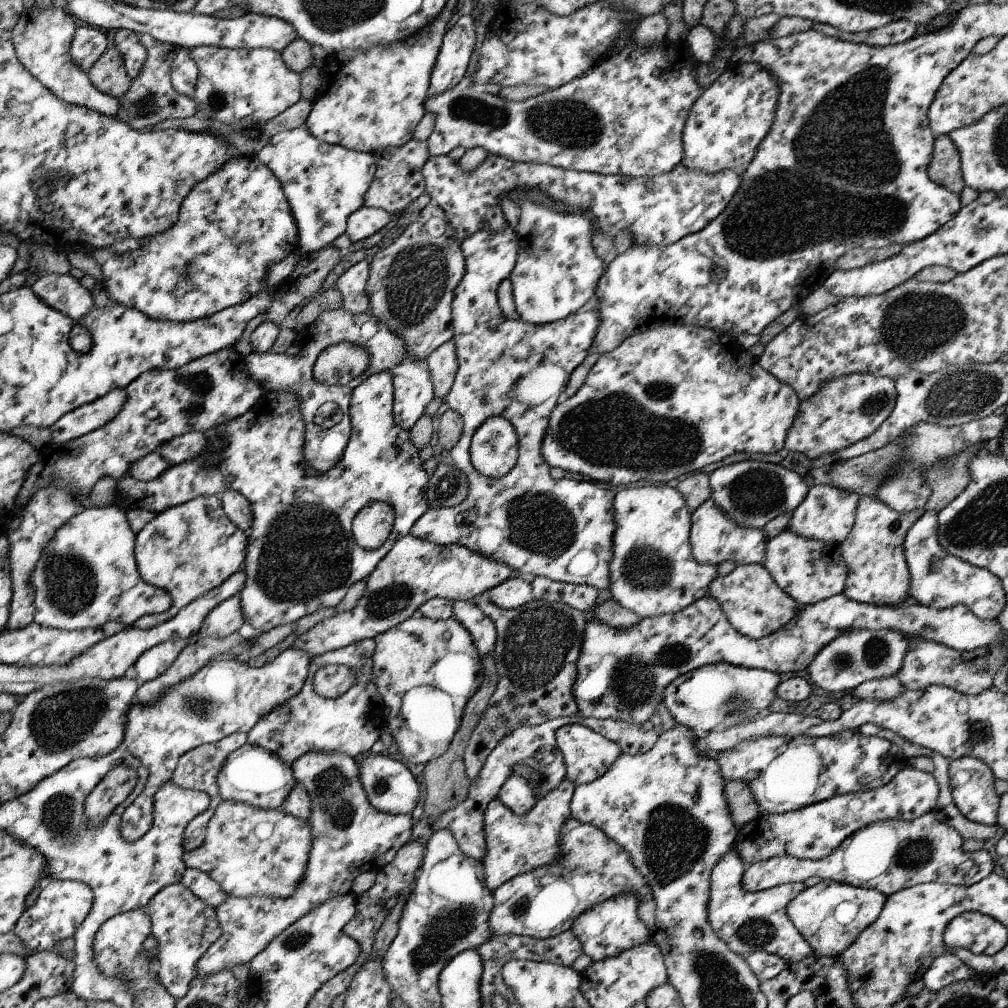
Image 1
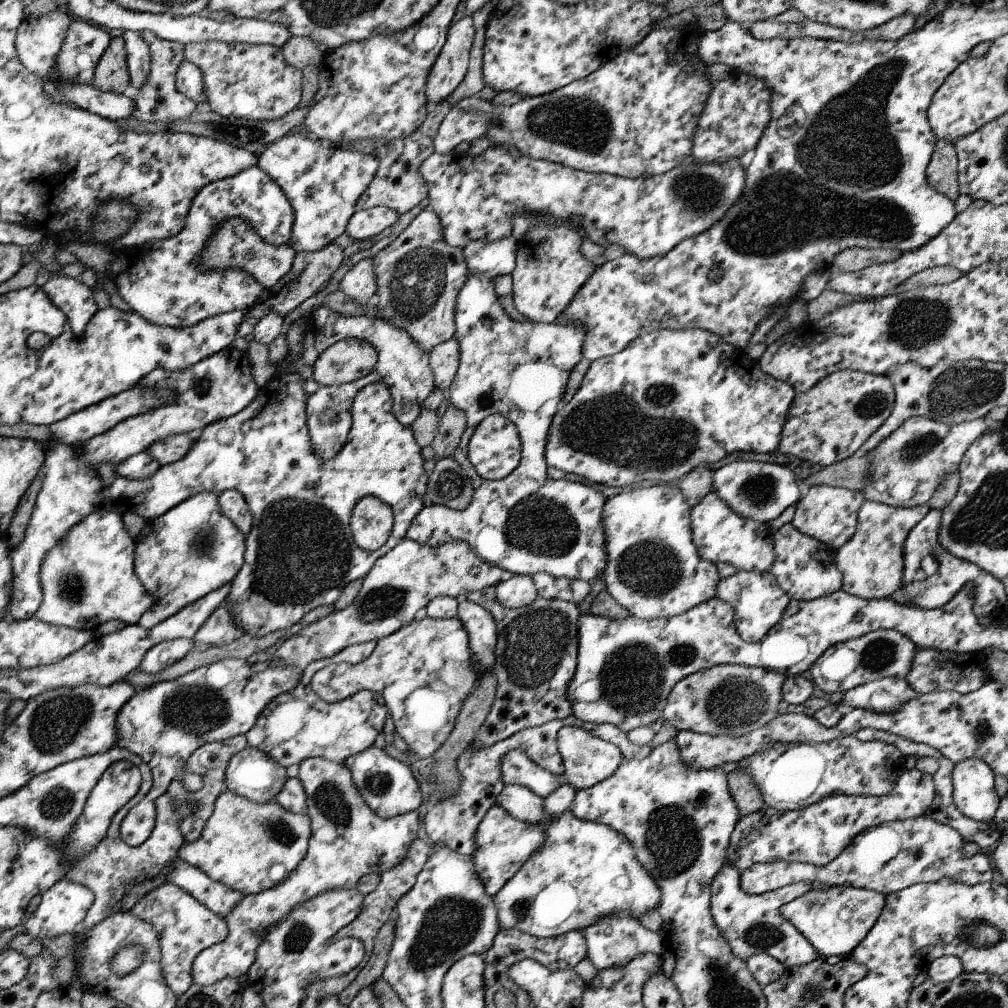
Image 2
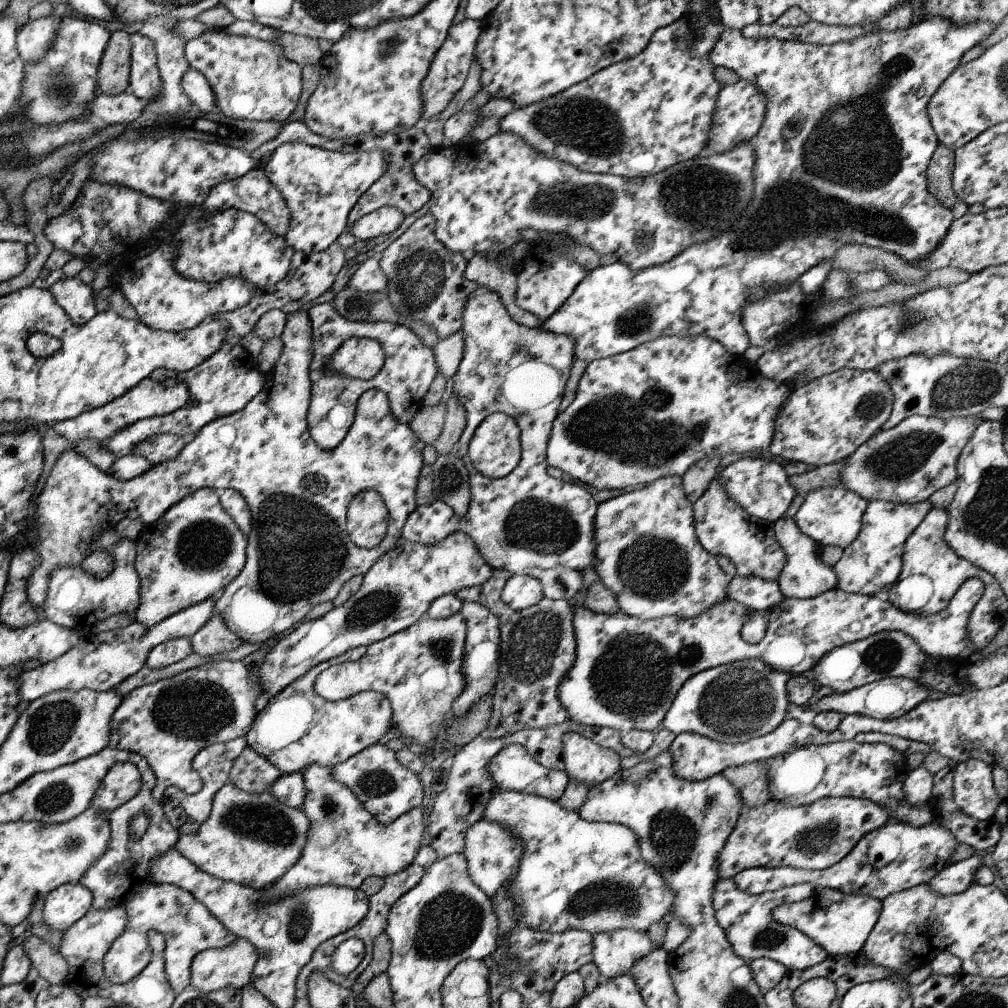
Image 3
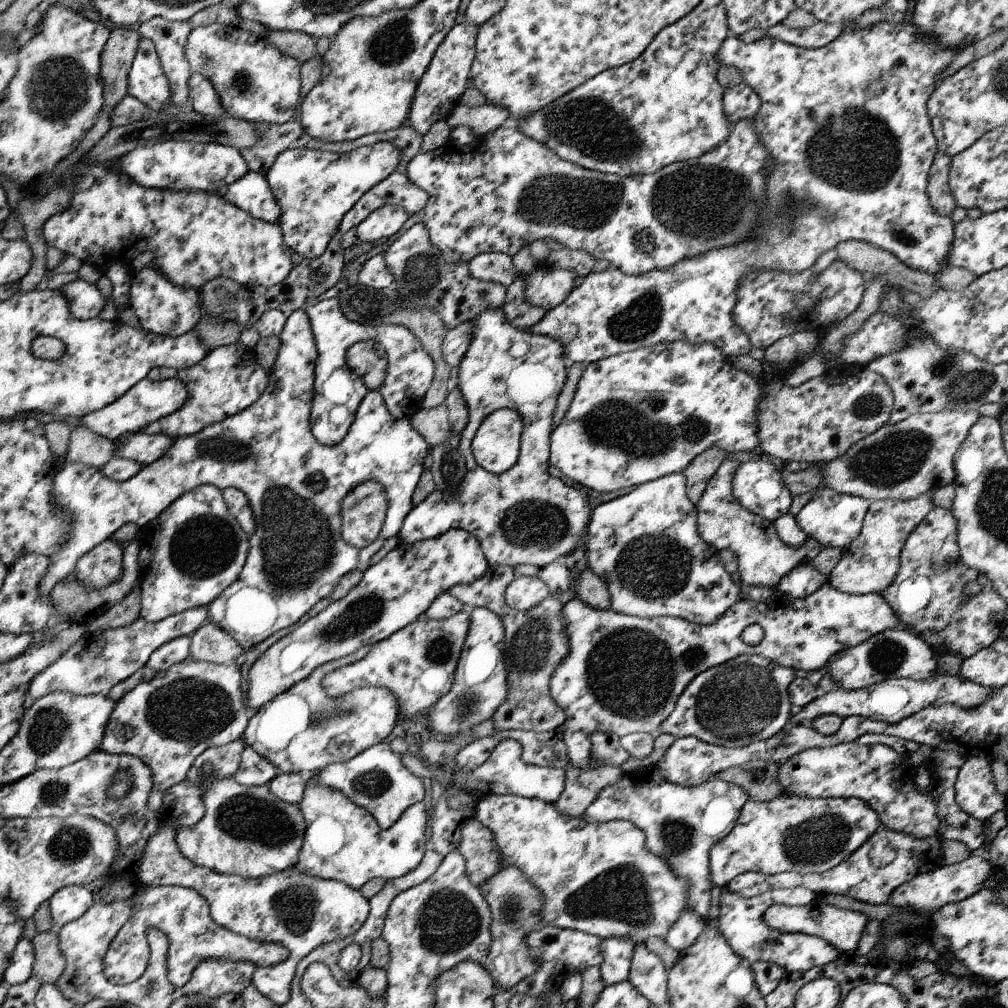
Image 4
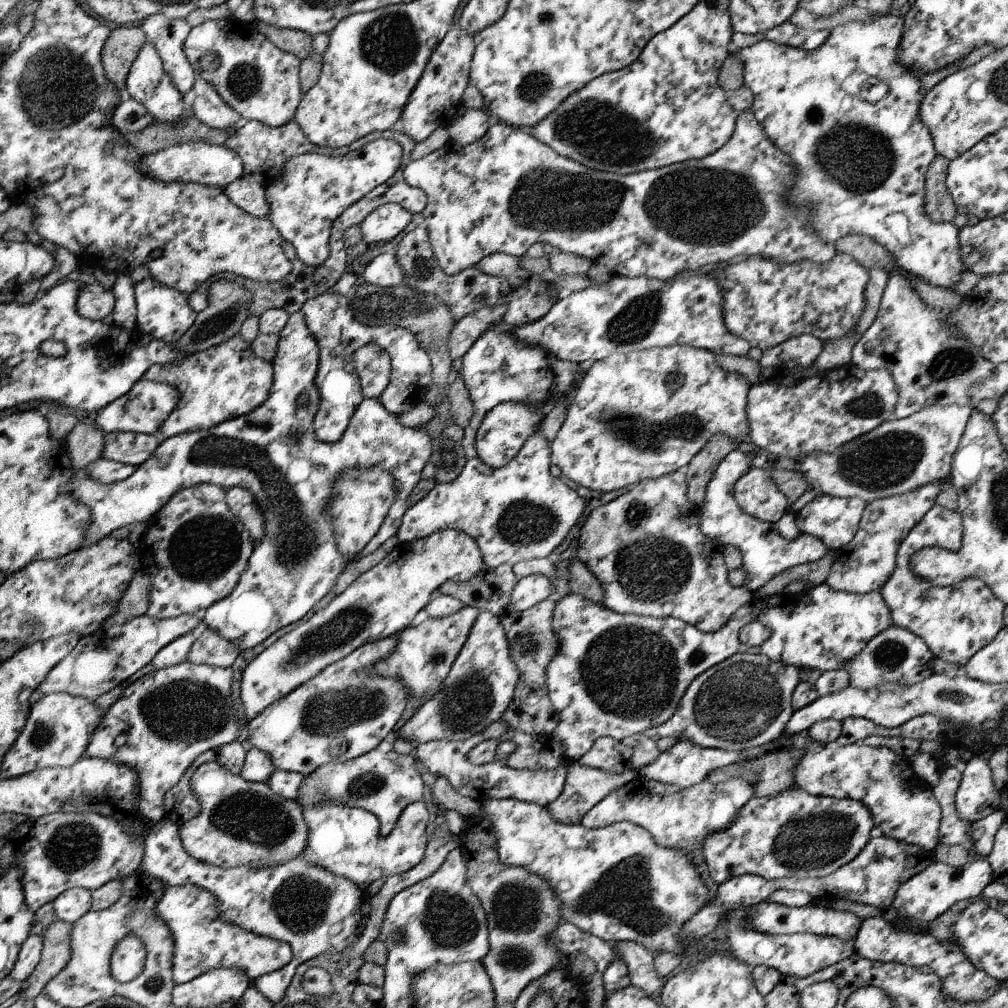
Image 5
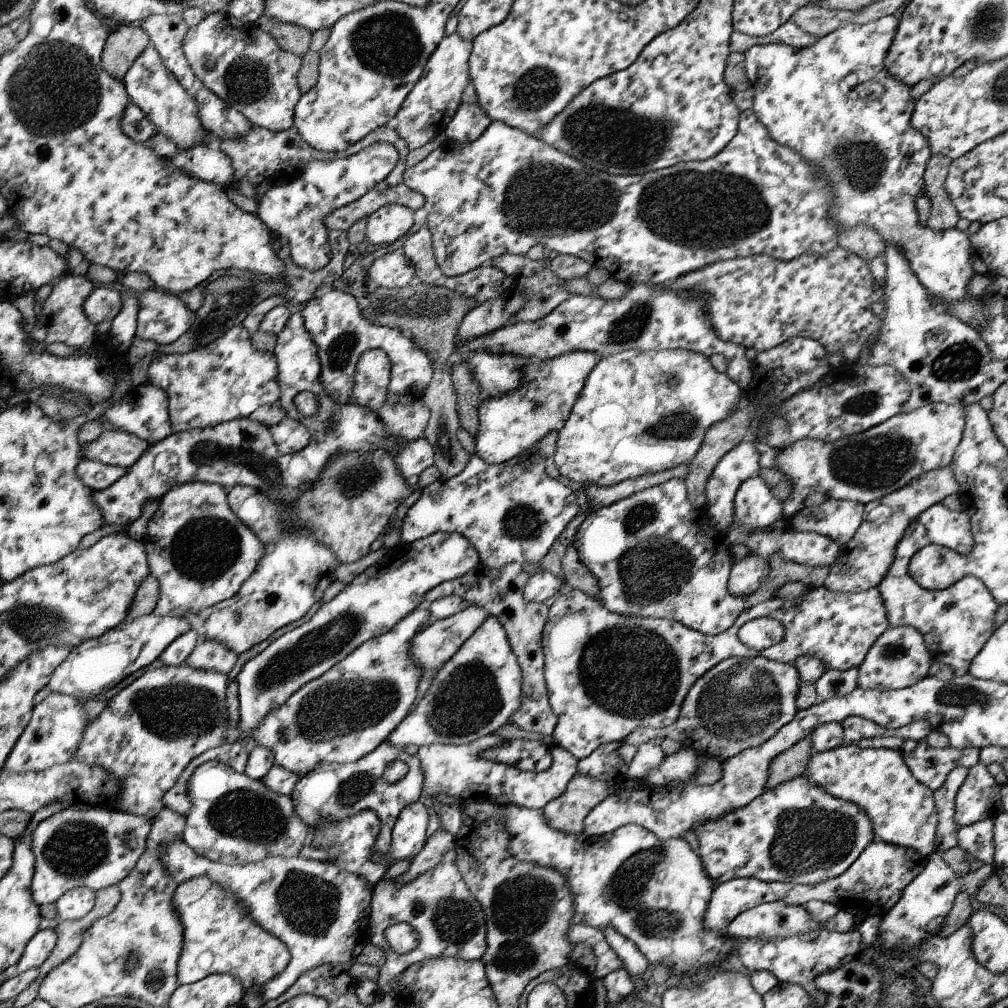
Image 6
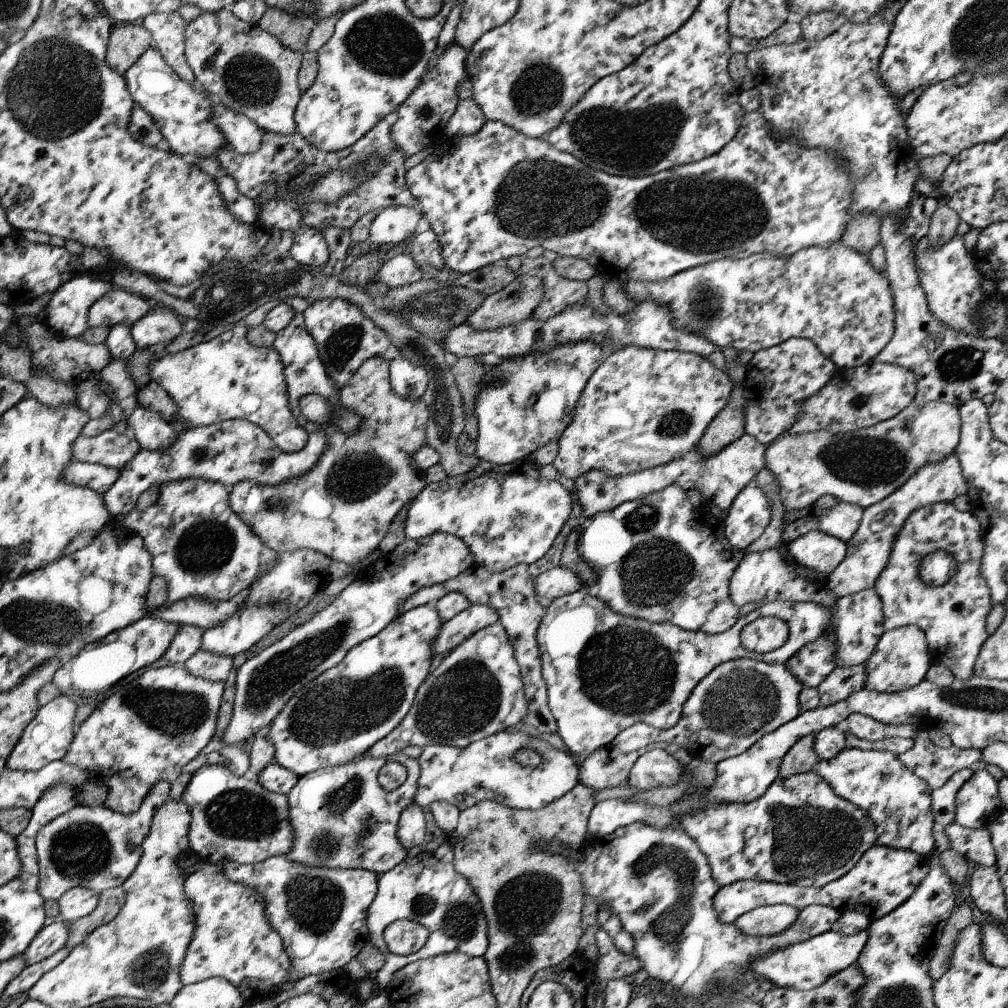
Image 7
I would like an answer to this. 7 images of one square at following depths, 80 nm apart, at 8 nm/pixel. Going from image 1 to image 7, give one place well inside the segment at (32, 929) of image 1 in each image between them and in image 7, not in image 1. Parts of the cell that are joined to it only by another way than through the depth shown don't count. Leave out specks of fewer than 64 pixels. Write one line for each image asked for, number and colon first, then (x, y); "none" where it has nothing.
2: (62, 909)
3: (64, 906)
4: (69, 903)
5: (76, 902)
6: (75, 904)
7: (77, 903)

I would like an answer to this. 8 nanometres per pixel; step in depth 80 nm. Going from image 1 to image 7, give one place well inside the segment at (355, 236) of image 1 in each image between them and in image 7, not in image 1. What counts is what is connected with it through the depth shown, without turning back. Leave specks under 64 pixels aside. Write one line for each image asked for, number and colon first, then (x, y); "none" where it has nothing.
2: (364, 224)
3: (385, 220)
4: (385, 221)
5: (382, 225)
6: (384, 226)
7: (394, 224)

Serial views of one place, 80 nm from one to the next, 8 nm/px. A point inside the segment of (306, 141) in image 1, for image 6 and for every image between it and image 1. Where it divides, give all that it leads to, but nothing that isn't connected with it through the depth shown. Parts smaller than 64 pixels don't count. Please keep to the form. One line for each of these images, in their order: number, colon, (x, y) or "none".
2: (323, 183)
3: (320, 187)
4: (315, 189)
5: (313, 189)
6: (296, 210)

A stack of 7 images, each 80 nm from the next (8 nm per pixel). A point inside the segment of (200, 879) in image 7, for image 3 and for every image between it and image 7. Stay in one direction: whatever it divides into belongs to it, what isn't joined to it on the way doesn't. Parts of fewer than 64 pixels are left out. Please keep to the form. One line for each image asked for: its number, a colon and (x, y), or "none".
3: (187, 923)
4: (184, 914)
5: (202, 941)
6: (219, 937)

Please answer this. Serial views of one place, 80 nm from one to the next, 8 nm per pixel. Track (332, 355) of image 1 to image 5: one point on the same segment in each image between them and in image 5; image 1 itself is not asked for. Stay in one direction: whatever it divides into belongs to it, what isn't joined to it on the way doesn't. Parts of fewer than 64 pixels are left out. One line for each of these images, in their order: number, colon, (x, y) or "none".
2: (350, 359)
3: (364, 358)
4: (367, 358)
5: (373, 365)

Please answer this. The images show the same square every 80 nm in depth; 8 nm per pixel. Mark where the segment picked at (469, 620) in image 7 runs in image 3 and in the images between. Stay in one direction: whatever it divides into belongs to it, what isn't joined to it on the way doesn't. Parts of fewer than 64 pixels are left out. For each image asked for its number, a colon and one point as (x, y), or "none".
3: (420, 669)
4: (418, 664)
5: (423, 656)
6: (436, 644)

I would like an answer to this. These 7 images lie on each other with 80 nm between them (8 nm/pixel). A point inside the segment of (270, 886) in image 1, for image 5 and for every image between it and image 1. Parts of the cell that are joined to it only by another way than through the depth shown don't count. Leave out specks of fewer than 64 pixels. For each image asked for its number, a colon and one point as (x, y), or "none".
2: (250, 847)
3: (254, 839)
4: (245, 830)
5: (242, 823)

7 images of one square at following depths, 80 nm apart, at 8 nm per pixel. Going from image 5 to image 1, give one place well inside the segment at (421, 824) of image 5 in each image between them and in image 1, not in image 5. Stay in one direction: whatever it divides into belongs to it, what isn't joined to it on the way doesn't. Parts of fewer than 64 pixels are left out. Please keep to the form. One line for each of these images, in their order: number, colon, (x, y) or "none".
1: (350, 836)
2: (349, 840)
3: (346, 844)
4: (344, 842)

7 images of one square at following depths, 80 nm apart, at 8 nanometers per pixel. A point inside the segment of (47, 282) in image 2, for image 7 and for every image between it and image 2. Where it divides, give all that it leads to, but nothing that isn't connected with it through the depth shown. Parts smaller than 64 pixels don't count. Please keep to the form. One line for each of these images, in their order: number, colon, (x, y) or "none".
3: (77, 298)
4: (86, 301)
5: (95, 302)
6: (103, 304)
7: (118, 307)

